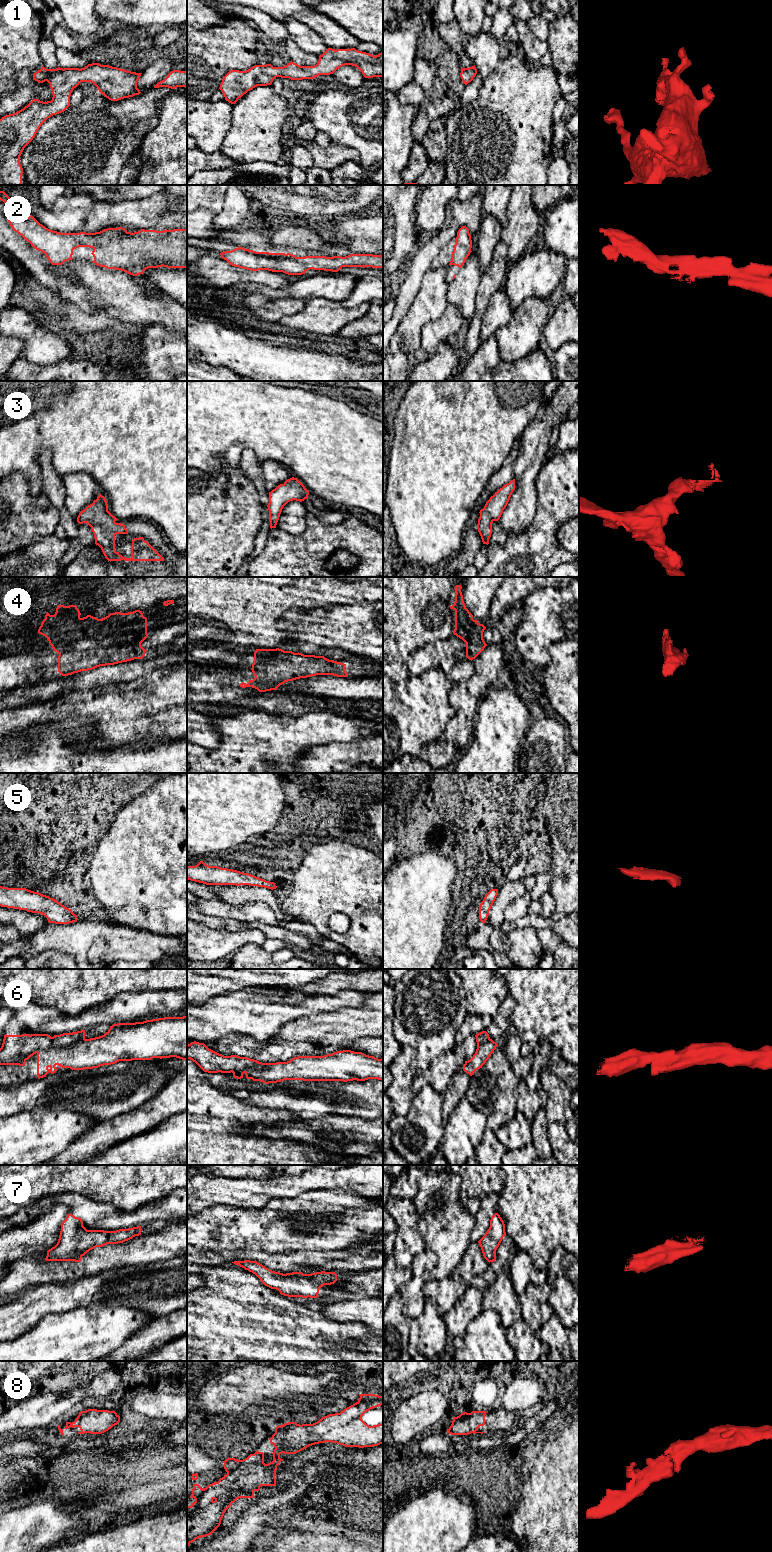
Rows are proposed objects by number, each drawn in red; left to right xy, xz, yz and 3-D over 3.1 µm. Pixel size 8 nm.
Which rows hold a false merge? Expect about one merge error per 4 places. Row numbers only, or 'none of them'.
6

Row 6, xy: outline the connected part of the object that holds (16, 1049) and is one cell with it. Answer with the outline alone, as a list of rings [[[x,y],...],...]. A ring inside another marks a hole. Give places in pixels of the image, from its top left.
[[[85,1030],[53,1037],[48,1034],[5,1034],[0,1048],[0,1065],[24,1066],[31,1056],[40,1051],[67,1047],[83,1039],[85,1039]]]

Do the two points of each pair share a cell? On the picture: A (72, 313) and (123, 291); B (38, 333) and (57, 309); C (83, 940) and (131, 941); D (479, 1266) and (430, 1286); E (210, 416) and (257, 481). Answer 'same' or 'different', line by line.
A: different
B: different
C: same
D: same
E: different

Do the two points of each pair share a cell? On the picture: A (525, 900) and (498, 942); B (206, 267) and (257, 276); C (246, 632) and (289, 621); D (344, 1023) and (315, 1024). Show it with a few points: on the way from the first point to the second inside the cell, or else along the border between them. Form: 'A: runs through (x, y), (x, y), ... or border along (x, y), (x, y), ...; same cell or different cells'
A: border along (517, 898), (505, 909), (505, 919); different cells
B: runs through (219, 275), (244, 276); same cell
C: border along (295, 609), (281, 616), (280, 630); different cells
D: runs through (337, 1024), (322, 1024); same cell

